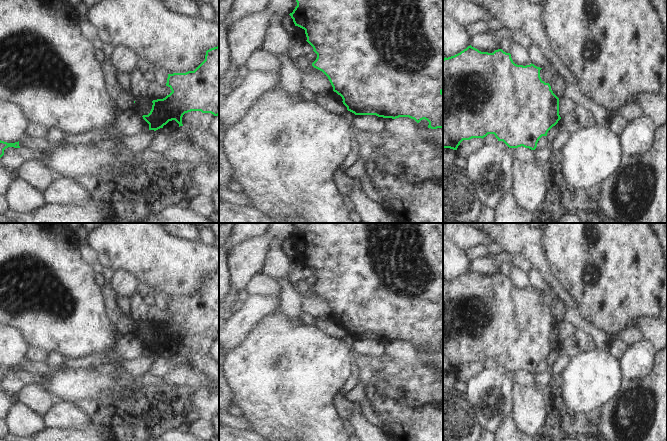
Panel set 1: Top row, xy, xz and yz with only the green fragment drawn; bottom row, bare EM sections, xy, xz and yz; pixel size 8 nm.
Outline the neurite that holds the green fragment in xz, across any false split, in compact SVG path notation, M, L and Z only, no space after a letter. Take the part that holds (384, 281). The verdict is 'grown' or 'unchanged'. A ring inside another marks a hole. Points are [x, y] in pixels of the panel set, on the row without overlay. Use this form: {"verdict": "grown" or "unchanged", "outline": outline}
{"verdict": "unchanged", "outline": "M295 223L297 230L289 239L293 243L295 250L305 254L307 266L313 271L313 275L317 278L316 284L312 290L322 295L329 303L333 315L340 319L343 323L343 328L347 334L355 339L376 339L383 342L396 343L399 341L409 341L417 347L425 343L429 346L428 352L437 353L443 352L443 223Z"}

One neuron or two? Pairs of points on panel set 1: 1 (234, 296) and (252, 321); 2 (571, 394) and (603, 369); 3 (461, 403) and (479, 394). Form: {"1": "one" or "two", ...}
{"1": "two", "2": "one", "3": "two"}

